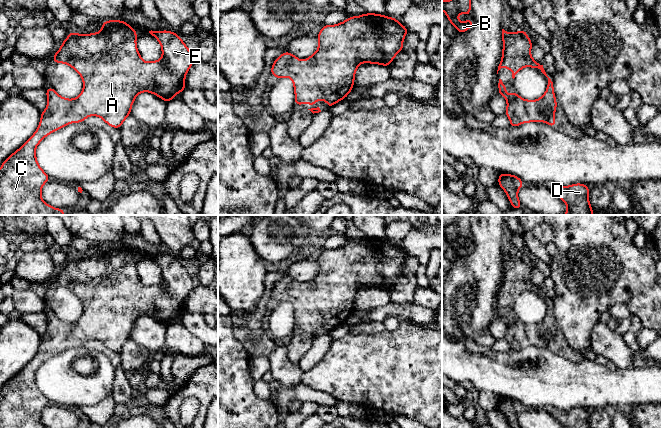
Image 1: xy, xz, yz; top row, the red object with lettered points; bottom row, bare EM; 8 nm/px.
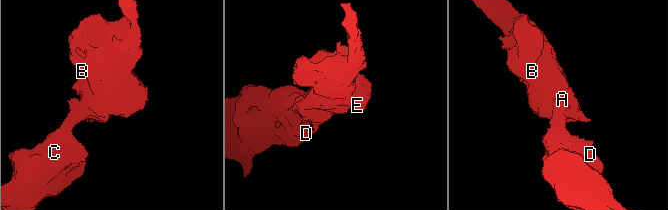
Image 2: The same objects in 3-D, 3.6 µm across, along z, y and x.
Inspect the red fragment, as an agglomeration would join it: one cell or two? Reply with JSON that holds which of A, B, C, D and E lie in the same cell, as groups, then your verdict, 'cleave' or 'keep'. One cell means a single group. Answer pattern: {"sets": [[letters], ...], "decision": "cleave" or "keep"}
{"sets": [["A", "B", "C", "D", "E"]], "decision": "keep"}

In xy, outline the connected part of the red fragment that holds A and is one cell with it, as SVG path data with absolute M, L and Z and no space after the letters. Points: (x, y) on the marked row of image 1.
M106 20L100 24L102 30L91 34L70 32L56 51L54 63L71 66L83 80L83 90L74 99L61 97L51 86L46 89L47 107L34 134L0 167L0 215L64 215L66 210L52 207L42 200L43 185L51 179L37 162L36 147L52 132L70 123L84 122L89 116L97 116L106 124L120 129L131 114L131 107L138 94L150 92L165 102L183 92L185 77L194 64L192 52L178 34L172 31L149 31L161 45L162 58L146 62L137 49L137 32L121 20Z

